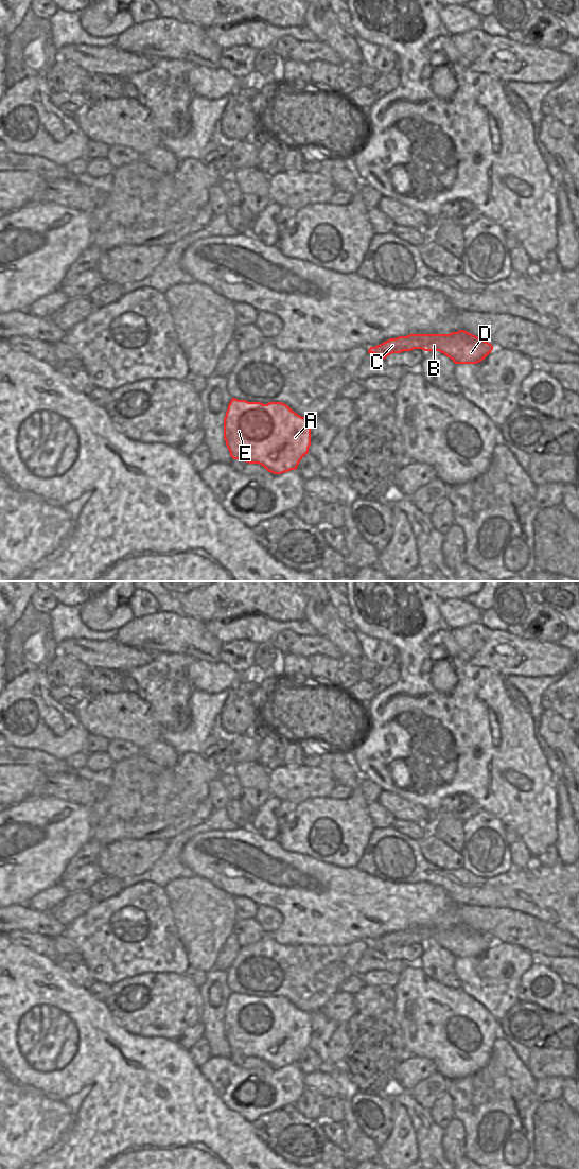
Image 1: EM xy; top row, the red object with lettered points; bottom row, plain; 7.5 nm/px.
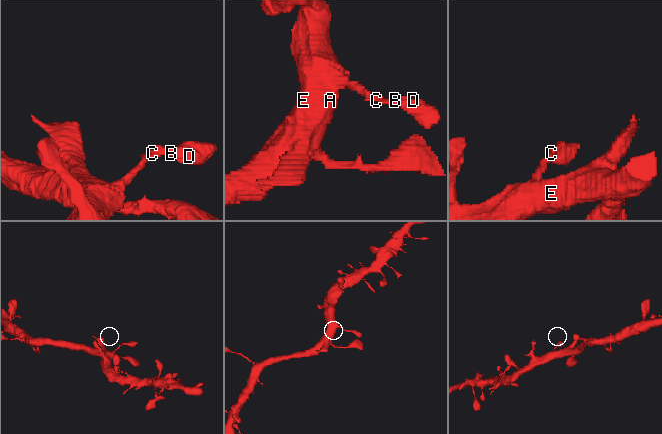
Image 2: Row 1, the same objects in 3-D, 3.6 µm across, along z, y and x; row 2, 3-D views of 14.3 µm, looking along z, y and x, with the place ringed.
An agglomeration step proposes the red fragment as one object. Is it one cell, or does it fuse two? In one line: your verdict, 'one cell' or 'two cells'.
one cell

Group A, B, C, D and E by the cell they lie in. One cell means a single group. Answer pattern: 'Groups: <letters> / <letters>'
Groups: A B C D E

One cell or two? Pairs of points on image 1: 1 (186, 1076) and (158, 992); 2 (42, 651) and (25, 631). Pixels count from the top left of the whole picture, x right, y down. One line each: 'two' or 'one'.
1: two
2: one

